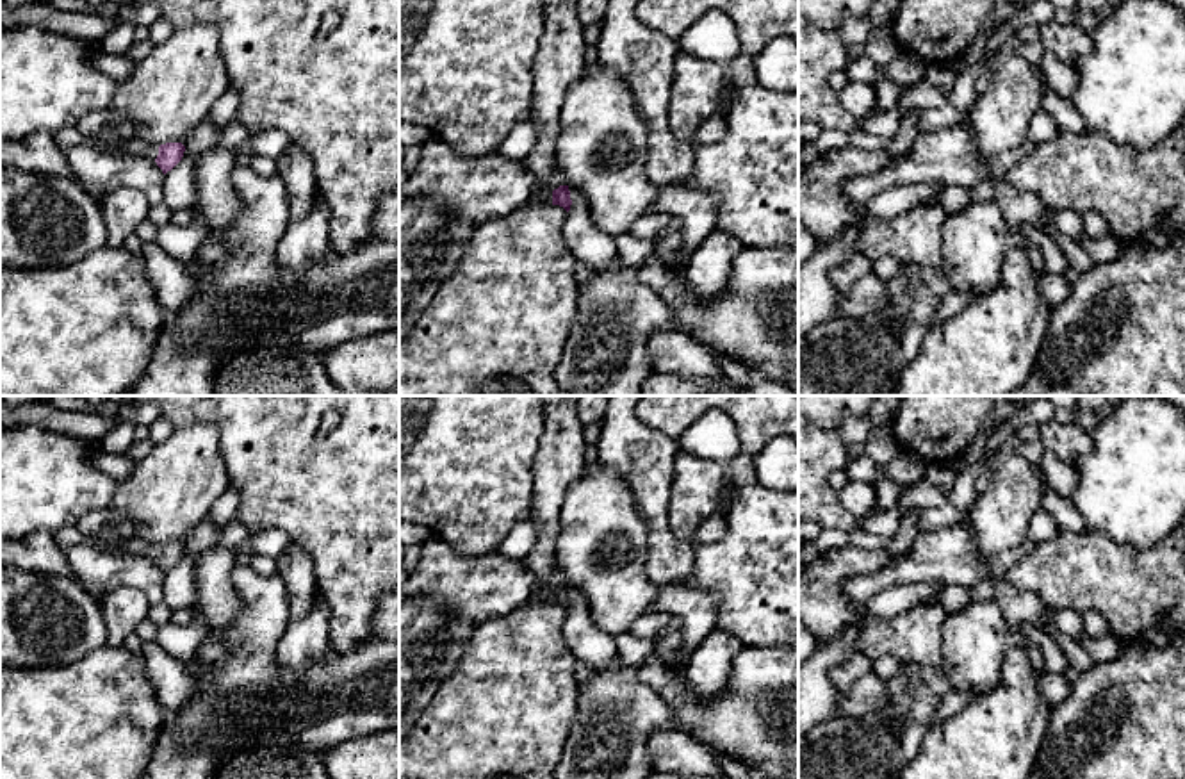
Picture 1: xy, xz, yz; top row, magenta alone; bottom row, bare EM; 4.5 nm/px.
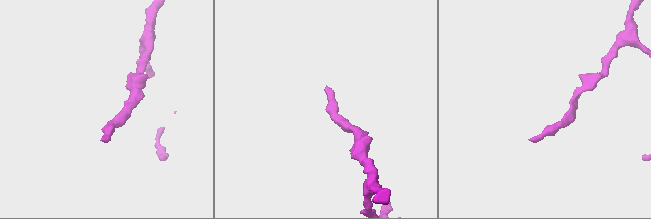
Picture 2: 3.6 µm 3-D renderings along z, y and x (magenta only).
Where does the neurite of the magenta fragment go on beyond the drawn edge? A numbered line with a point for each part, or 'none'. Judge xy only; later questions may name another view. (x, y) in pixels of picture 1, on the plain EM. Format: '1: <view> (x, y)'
1: xy (138, 546)

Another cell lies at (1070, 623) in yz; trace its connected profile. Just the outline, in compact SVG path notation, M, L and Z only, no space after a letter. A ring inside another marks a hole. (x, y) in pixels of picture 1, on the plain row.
M1067 608L1053 610L1053 620L1058 631L1062 631L1064 635L1067 635L1069 638L1076 642L1085 635L1082 613L1075 610L1067 610Z

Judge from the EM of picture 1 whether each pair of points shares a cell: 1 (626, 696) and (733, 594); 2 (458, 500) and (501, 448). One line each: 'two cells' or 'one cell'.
1: two cells
2: one cell

